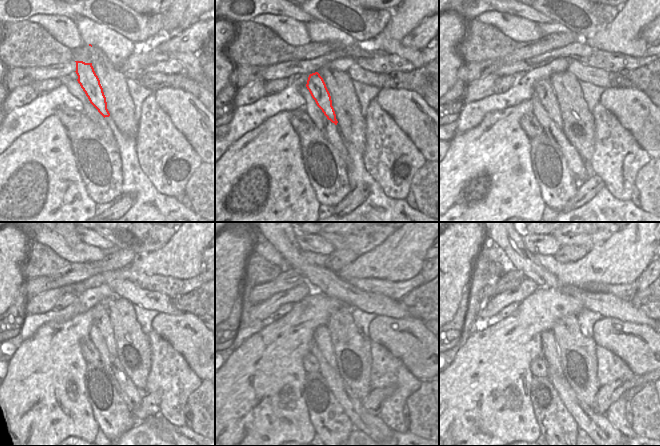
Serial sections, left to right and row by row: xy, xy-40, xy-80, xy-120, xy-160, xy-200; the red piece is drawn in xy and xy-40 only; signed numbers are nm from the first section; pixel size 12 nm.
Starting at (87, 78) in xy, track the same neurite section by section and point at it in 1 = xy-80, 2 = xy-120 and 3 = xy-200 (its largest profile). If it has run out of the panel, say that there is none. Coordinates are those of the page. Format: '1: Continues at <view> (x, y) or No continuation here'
1: Continues at xy-80 (543, 90)
2: Continues at xy-120 (100, 318)
3: Continues at xy-200 (551, 355)

